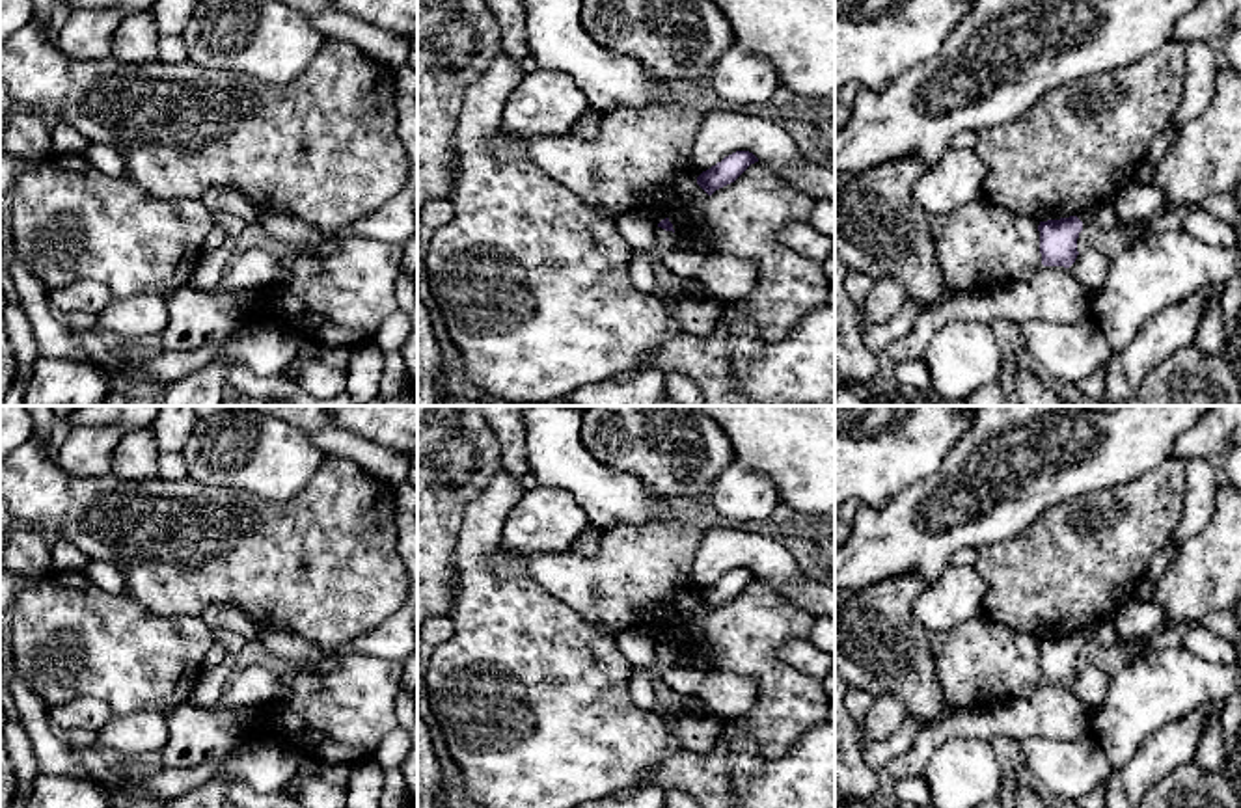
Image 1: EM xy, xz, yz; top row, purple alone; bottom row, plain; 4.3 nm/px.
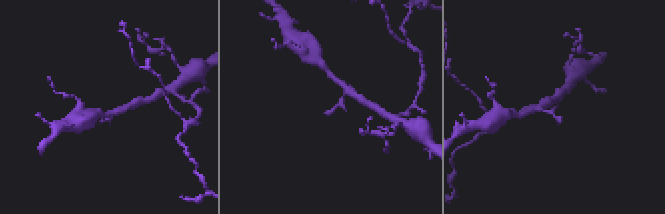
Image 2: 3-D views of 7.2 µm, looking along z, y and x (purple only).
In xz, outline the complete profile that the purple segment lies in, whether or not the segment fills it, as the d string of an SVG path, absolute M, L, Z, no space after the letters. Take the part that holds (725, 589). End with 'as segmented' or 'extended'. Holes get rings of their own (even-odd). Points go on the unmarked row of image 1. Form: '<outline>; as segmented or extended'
M736 568L725 573L721 579L702 588L697 594L697 601L712 613L716 607L734 599L751 581L758 575L749 568Z; as segmented

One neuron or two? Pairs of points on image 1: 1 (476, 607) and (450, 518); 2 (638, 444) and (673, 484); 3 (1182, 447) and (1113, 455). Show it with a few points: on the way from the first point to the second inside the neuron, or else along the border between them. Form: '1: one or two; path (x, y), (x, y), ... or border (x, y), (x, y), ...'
1: two; border (472, 501), (453, 550), (451, 585)
2: one; path (647, 453), (669, 475)
3: two; border (1193, 425), (1174, 442), (1172, 455)

